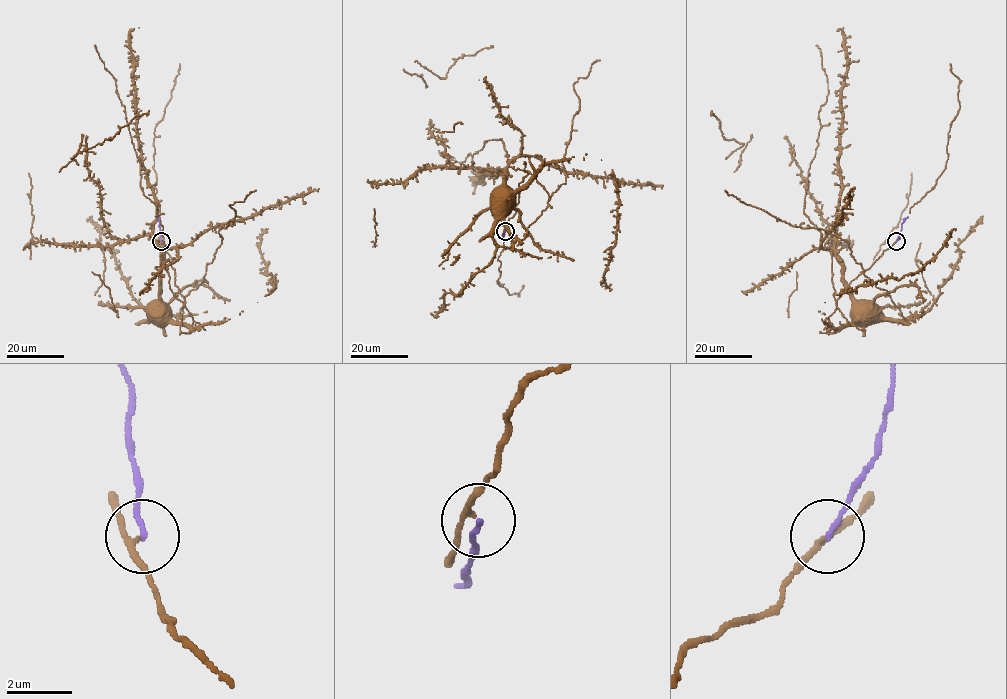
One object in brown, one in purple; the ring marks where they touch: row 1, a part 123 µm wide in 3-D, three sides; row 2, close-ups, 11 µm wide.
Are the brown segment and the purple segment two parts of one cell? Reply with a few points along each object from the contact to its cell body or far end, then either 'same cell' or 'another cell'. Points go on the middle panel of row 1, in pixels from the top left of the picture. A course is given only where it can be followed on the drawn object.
brown runs (504, 231), (516, 211), (519, 183), (529, 172), (507, 167), (502, 193); purple runs (504, 231), (503, 243); same cell

